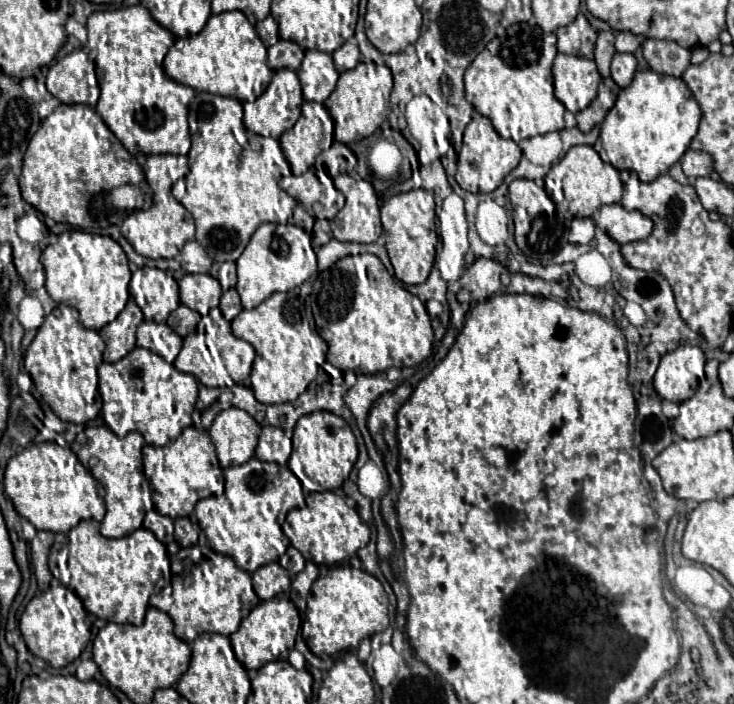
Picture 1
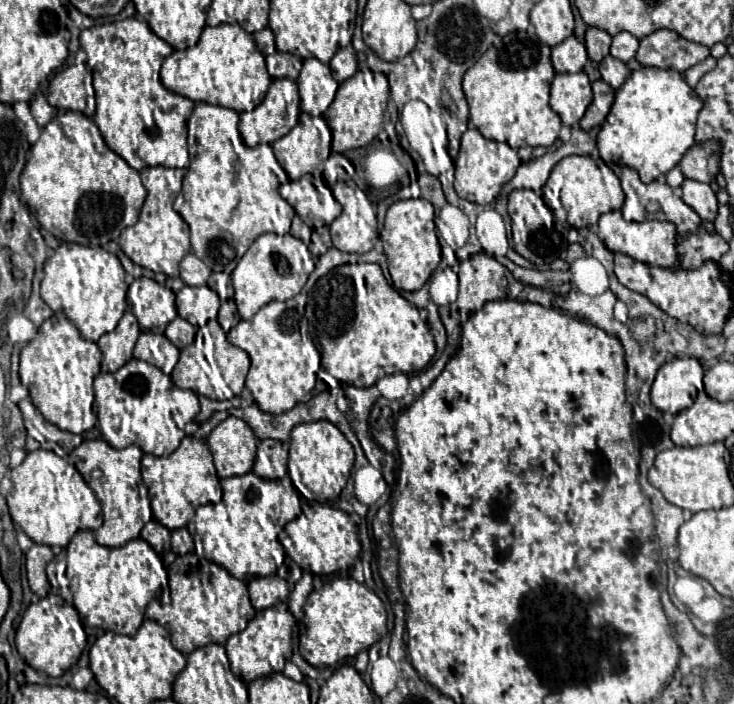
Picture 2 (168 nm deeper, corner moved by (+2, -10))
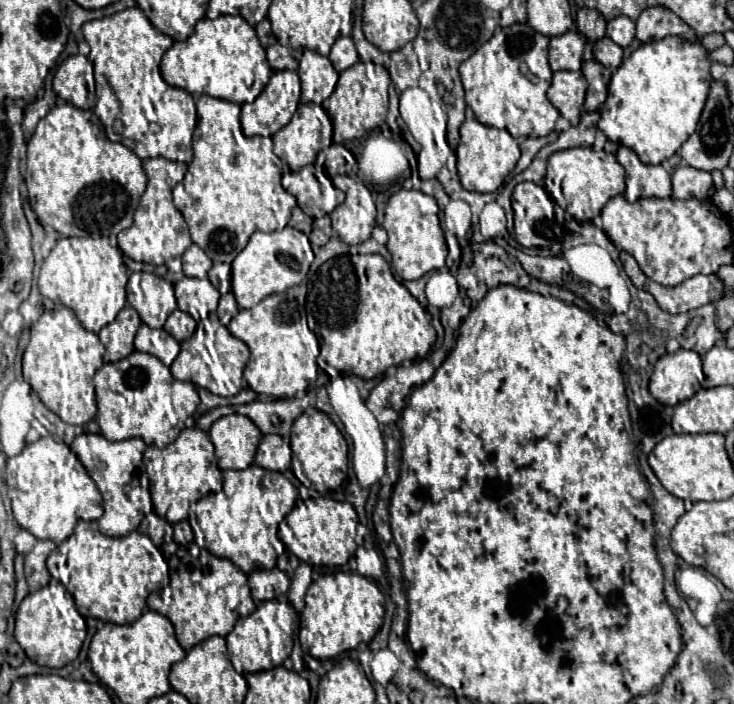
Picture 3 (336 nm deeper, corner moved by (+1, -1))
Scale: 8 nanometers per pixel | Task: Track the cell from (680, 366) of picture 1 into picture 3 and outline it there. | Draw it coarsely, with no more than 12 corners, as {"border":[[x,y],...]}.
{"border":[[678,349],[654,365],[650,395],[674,407],[700,389],[701,356]]}

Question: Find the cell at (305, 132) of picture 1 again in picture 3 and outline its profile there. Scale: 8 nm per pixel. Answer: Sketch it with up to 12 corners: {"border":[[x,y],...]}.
{"border":[[308,103],[272,135],[292,171],[314,163],[320,121]]}

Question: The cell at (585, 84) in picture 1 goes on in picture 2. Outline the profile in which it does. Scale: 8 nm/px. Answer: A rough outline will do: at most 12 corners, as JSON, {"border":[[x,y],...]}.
{"border":[[585,72],[555,74],[551,108],[565,126],[581,120],[591,104]]}

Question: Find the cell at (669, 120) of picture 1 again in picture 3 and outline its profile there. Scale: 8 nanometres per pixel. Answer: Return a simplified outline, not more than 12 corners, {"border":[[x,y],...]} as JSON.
{"border":[[700,41],[642,43],[612,73],[598,127],[670,159],[712,83]]}

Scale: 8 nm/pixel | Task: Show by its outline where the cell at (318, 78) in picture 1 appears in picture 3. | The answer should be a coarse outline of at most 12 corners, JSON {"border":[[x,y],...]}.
{"border":[[304,49],[298,75],[302,103],[330,97],[338,73],[330,59]]}

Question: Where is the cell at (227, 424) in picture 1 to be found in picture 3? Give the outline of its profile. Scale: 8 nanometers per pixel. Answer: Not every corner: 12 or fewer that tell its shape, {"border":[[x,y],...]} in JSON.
{"border":[[244,415],[210,429],[217,464],[246,469],[260,431]]}

